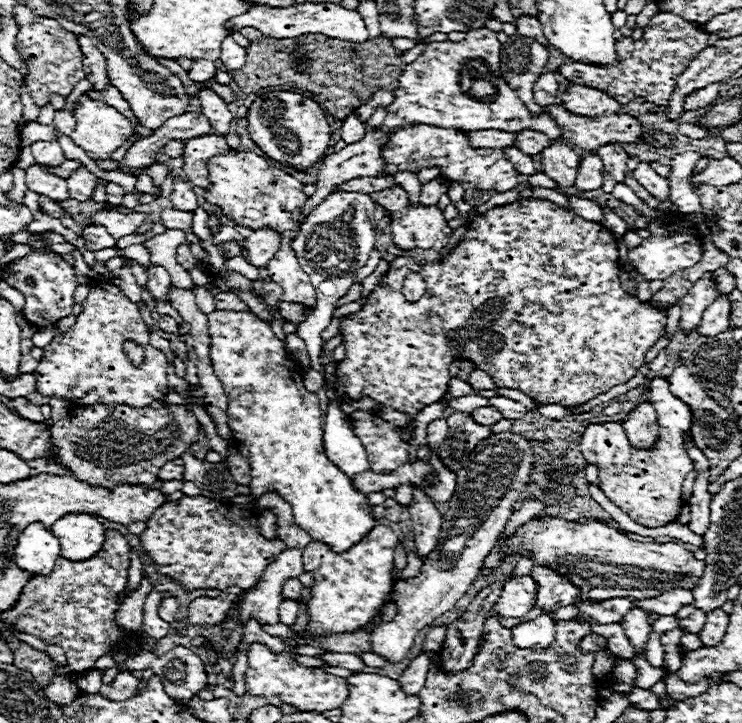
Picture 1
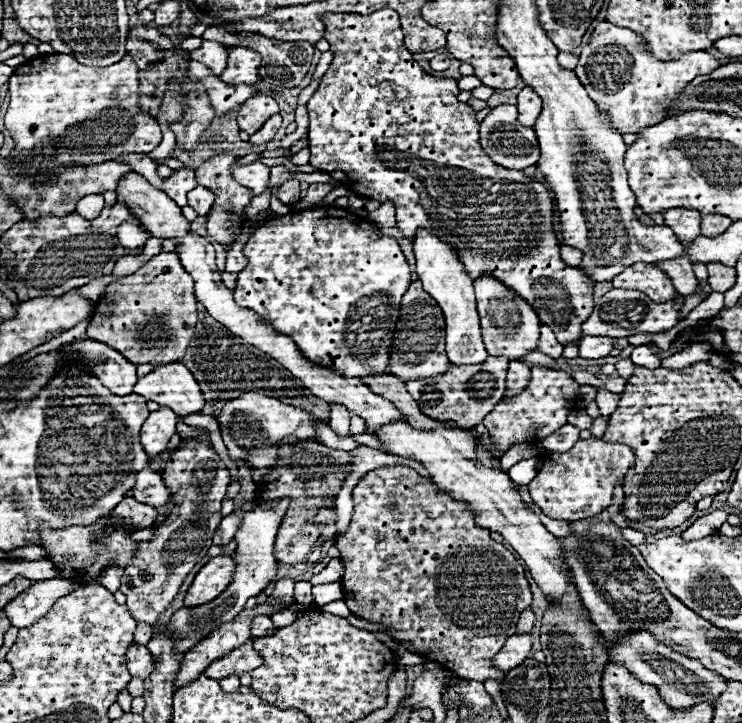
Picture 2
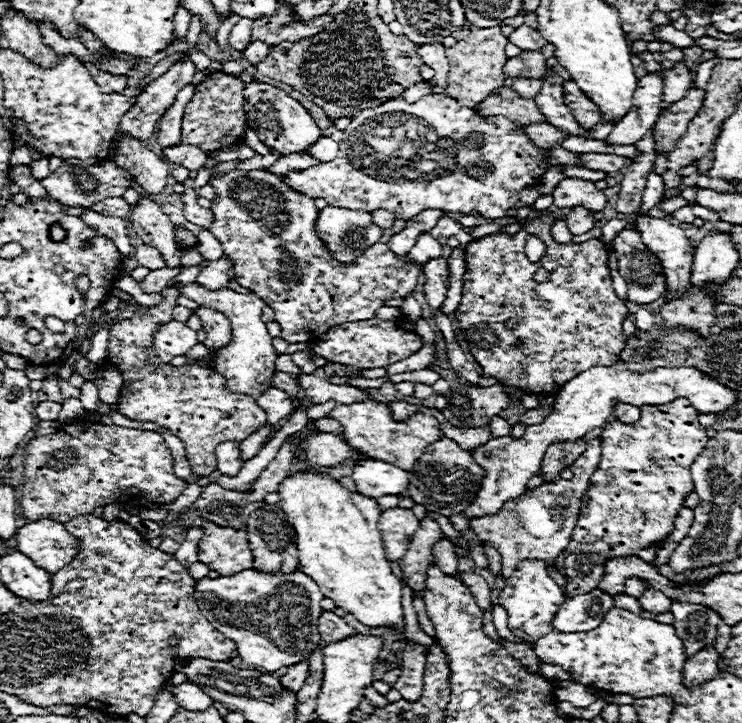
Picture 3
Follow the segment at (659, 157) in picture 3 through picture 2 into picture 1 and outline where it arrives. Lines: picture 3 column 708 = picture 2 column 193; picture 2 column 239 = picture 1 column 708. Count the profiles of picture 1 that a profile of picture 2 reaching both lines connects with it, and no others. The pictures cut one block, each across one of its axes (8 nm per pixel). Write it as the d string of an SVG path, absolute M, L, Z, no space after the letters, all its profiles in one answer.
M720 82L708 84L708 88L700 88L700 92L692 92L692 94L686 98L684 108L686 108L686 110L706 108L706 106L710 106L710 104L718 98L718 92L720 92Z

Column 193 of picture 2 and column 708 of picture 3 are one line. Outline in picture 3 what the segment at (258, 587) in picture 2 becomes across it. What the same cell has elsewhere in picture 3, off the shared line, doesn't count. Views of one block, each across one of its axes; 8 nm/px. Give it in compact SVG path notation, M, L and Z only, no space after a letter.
M672 602L670 612L674 614L672 626L676 628L676 636L684 640L684 652L688 658L714 644L720 616L712 608L690 602Z

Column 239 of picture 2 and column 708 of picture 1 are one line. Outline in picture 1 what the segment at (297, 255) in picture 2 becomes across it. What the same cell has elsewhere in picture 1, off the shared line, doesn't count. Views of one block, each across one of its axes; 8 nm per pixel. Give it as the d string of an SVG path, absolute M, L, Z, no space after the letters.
M704 274L694 286L692 290L682 296L678 300L678 304L682 306L682 316L680 316L680 326L688 332L692 328L696 328L700 324L702 312L708 304L712 304L712 300L718 296L720 292L716 290L710 274Z

